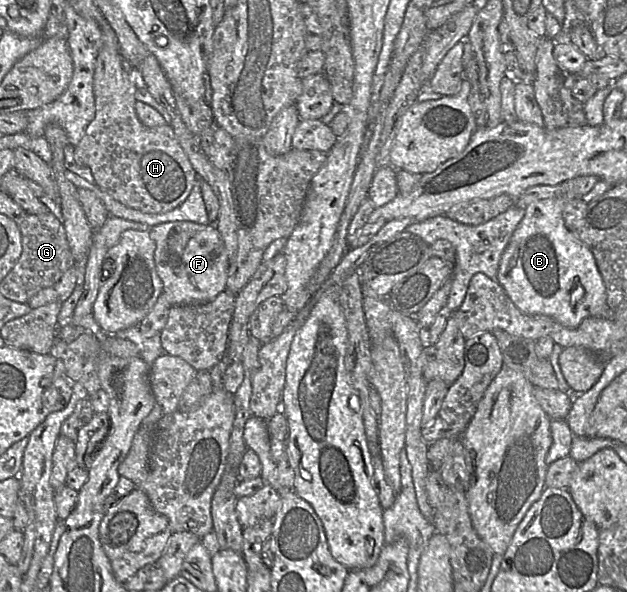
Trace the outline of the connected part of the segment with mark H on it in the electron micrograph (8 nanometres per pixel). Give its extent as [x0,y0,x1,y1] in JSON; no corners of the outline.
[72,19,198,213]

